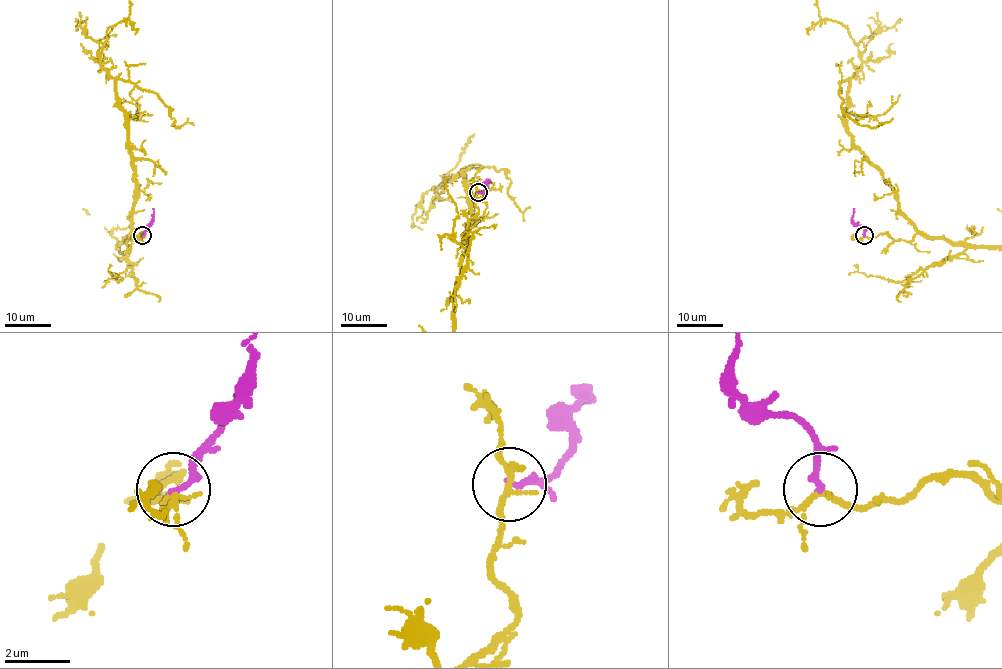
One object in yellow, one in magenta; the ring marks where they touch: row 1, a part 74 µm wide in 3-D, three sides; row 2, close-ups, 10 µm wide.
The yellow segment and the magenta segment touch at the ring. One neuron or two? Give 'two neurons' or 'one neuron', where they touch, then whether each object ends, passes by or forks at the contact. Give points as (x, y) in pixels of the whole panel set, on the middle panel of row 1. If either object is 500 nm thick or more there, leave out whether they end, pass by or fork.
two neurons; at (478, 192); yellow forks there; magenta ends there

